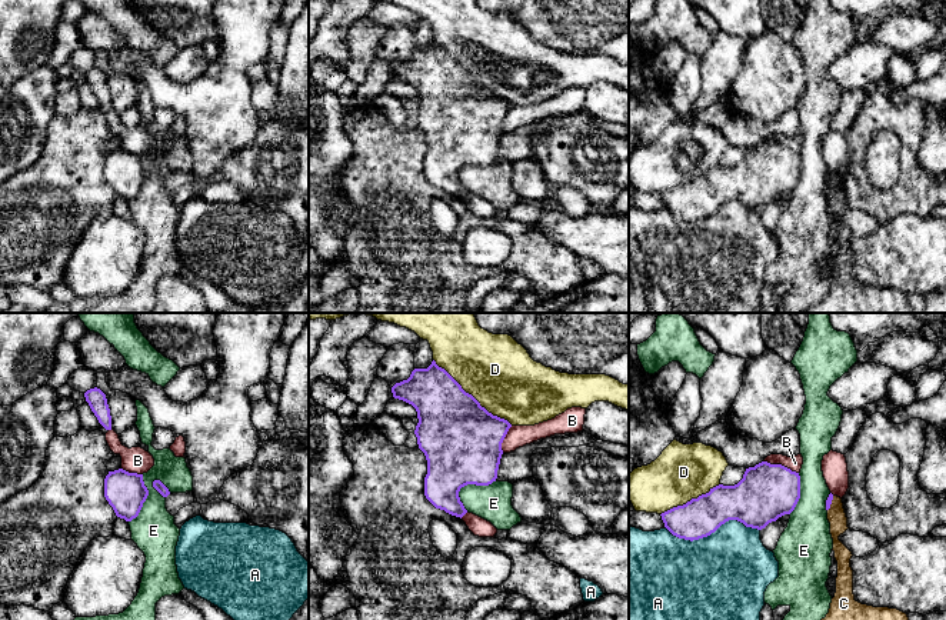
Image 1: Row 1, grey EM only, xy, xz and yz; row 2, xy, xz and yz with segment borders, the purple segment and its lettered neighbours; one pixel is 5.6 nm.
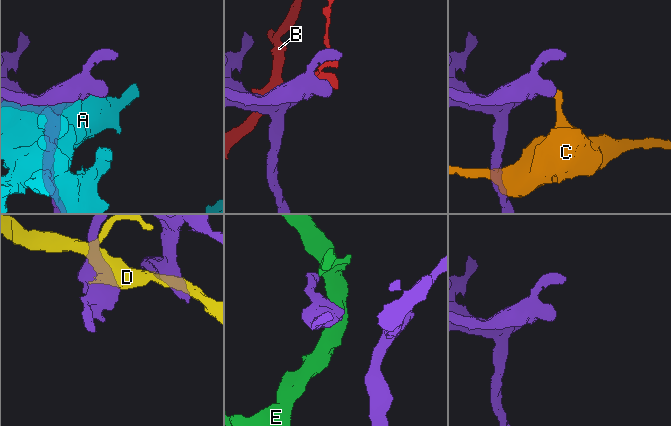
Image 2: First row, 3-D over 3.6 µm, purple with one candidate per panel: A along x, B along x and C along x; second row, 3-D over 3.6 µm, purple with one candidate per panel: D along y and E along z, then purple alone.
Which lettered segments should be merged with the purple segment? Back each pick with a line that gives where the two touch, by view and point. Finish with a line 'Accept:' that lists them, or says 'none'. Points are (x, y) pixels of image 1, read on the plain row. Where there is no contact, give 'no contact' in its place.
C: yz (830, 183)
Accept: C

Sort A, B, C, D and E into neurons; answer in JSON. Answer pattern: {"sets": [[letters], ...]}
{"sets": [["A"], ["B"], ["C"], ["D"], ["E"]]}

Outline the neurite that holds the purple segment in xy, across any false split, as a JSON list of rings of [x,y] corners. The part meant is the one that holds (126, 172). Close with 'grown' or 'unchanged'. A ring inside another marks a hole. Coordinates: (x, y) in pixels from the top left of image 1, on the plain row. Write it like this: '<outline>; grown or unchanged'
[[[123,149],[109,151],[104,159],[104,177],[117,197],[131,201],[136,199],[149,176],[143,154]]]; unchanged

